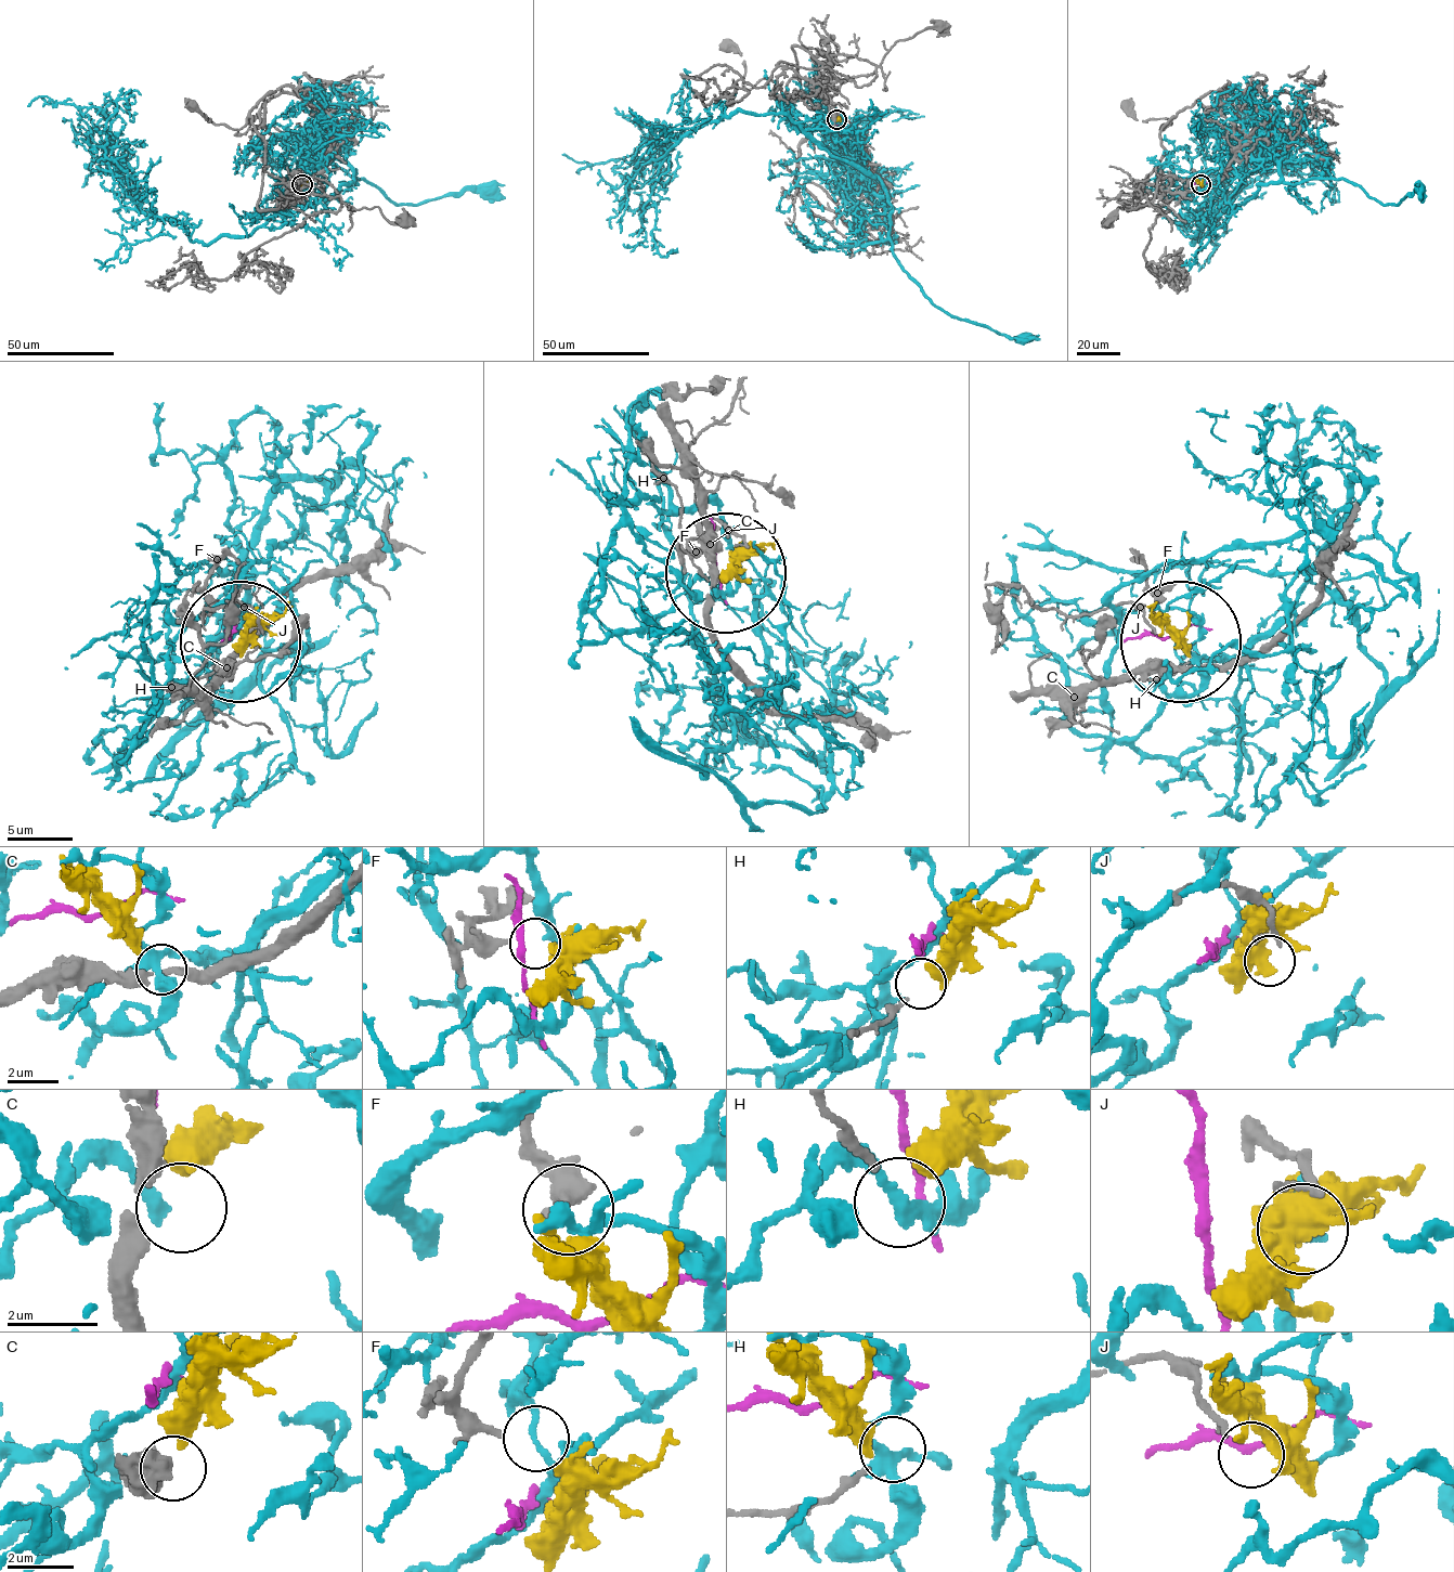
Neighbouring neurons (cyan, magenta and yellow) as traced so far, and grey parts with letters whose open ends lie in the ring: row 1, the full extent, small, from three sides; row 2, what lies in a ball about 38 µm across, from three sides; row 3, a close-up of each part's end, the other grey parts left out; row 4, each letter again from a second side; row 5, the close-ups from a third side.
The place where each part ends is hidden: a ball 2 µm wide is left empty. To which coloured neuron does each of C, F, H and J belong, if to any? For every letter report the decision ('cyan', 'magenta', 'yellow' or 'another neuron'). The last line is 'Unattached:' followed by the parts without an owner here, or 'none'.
C: yellow
F: cyan
H: another neuron
J: another neuron
Unattached: H, J

